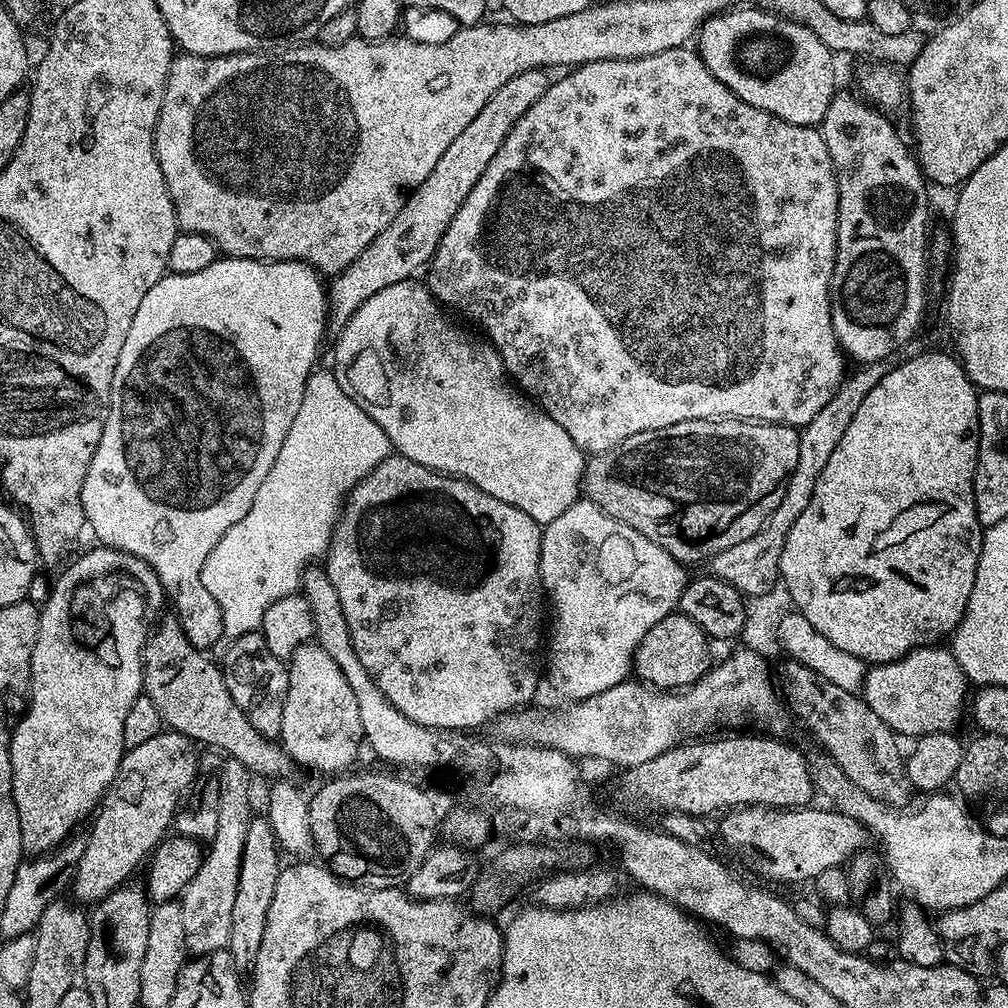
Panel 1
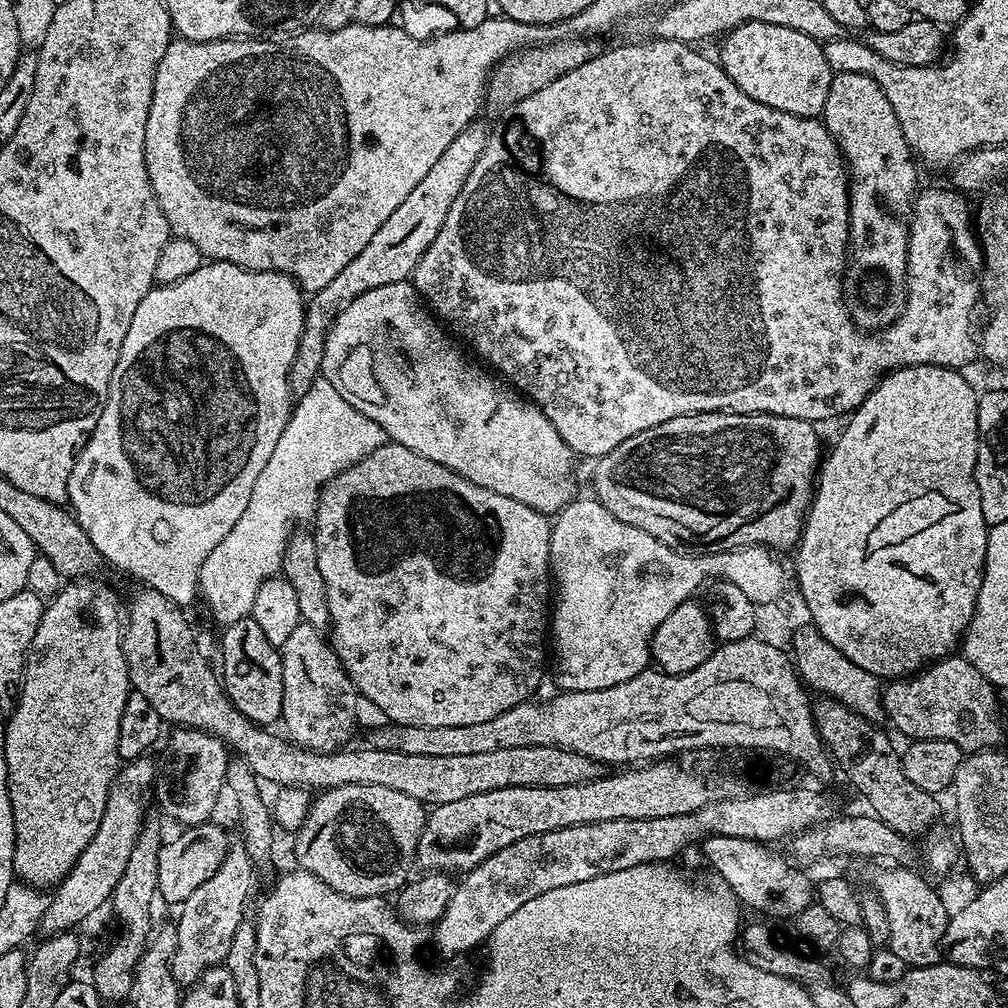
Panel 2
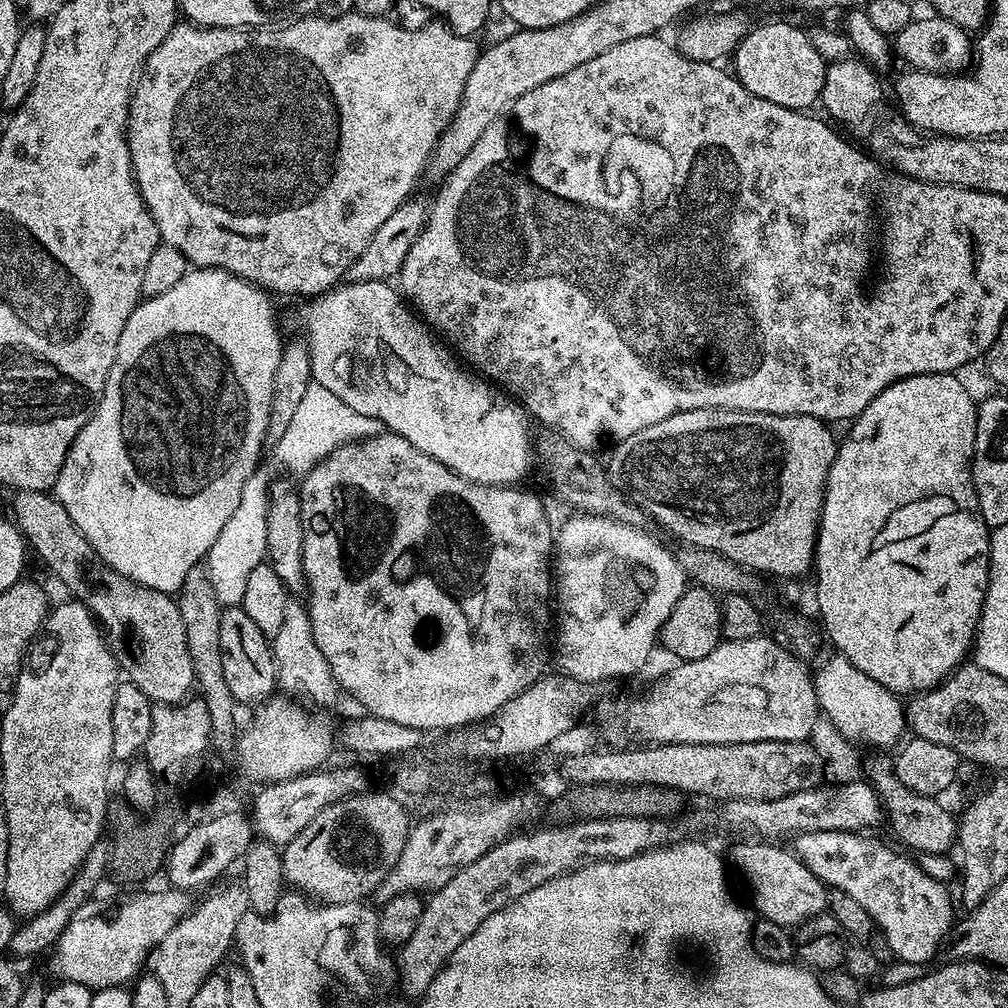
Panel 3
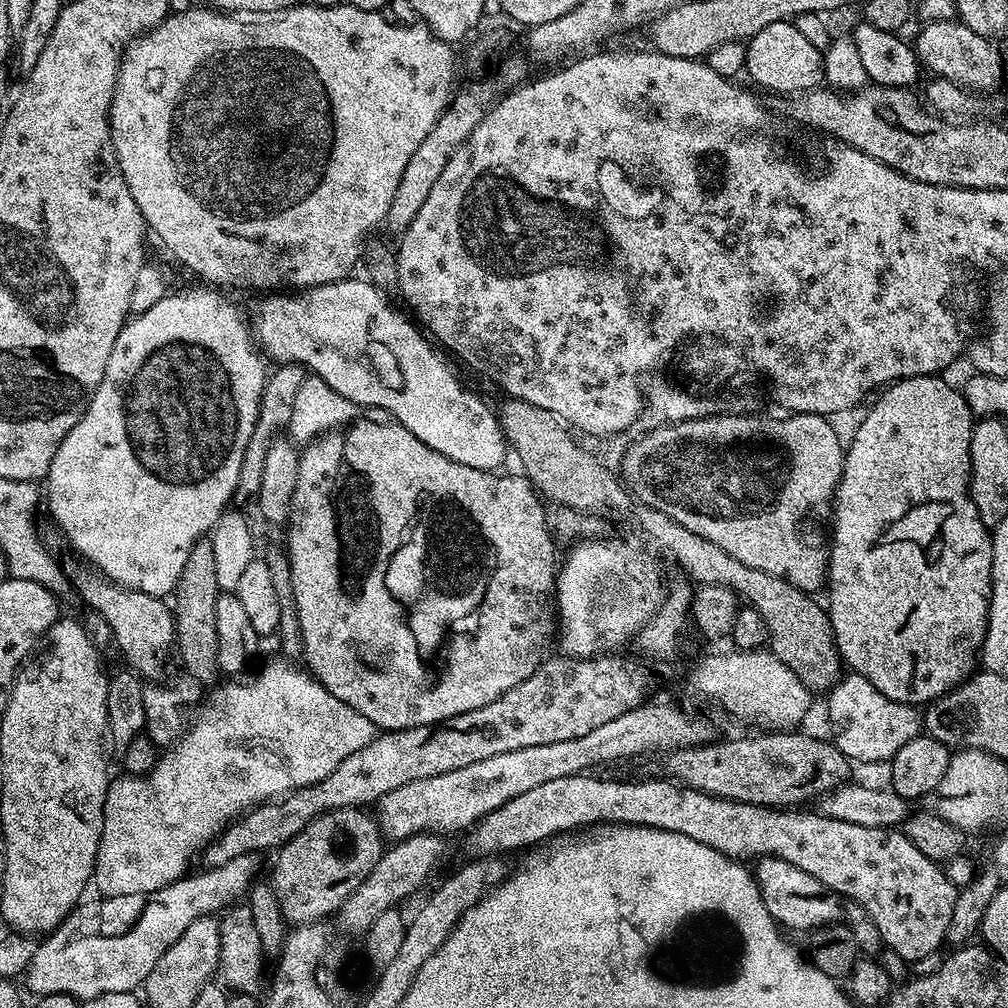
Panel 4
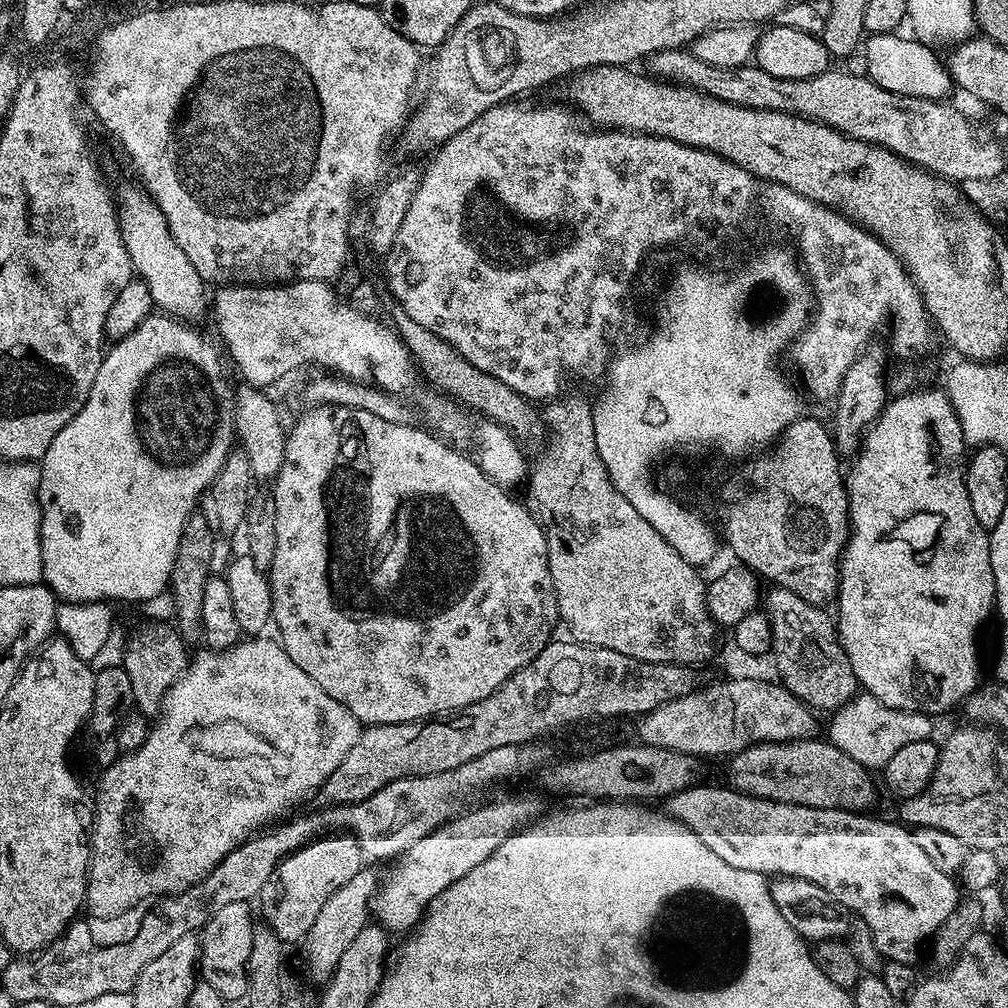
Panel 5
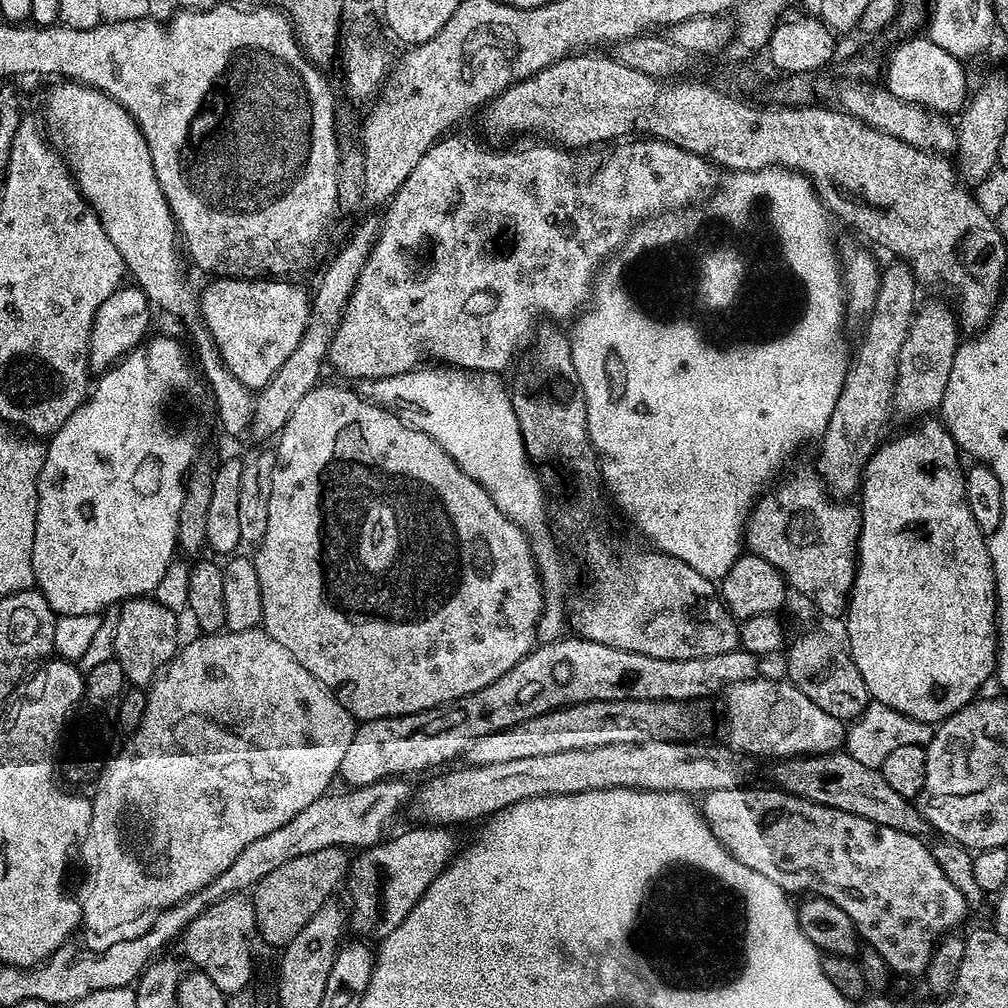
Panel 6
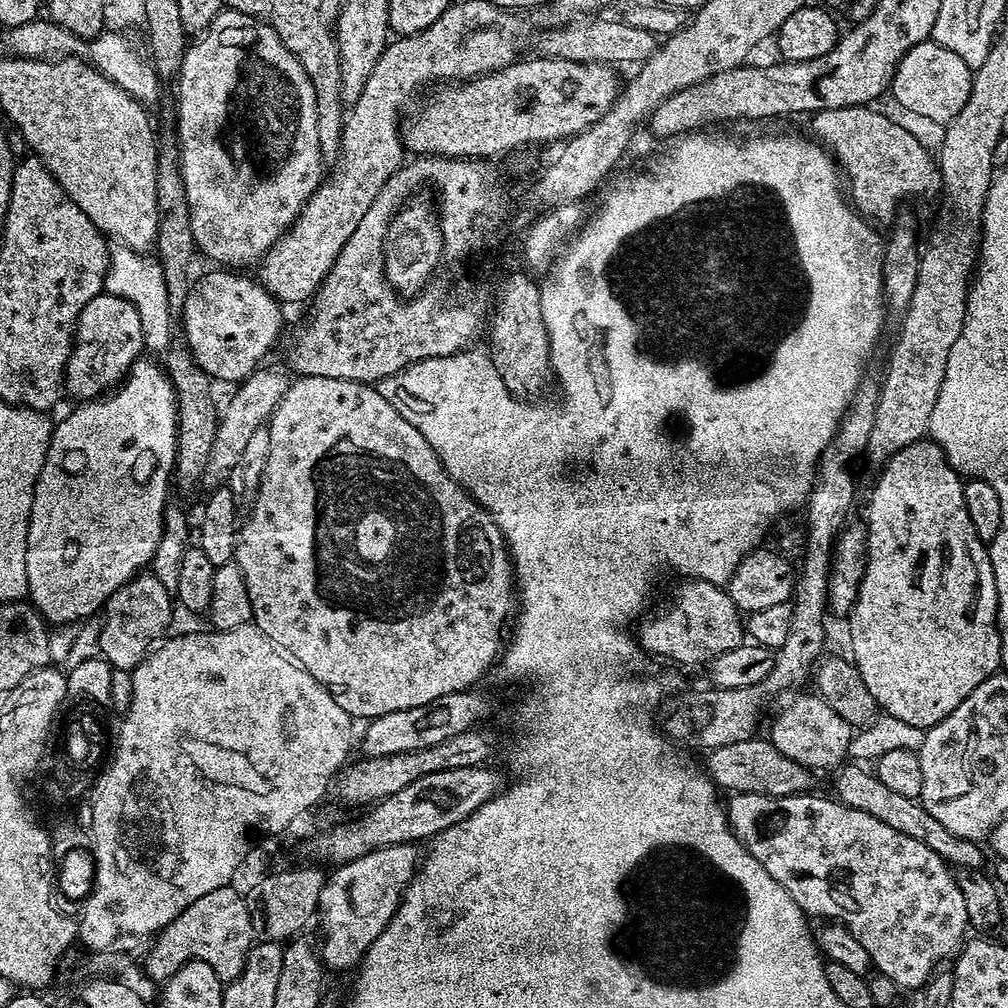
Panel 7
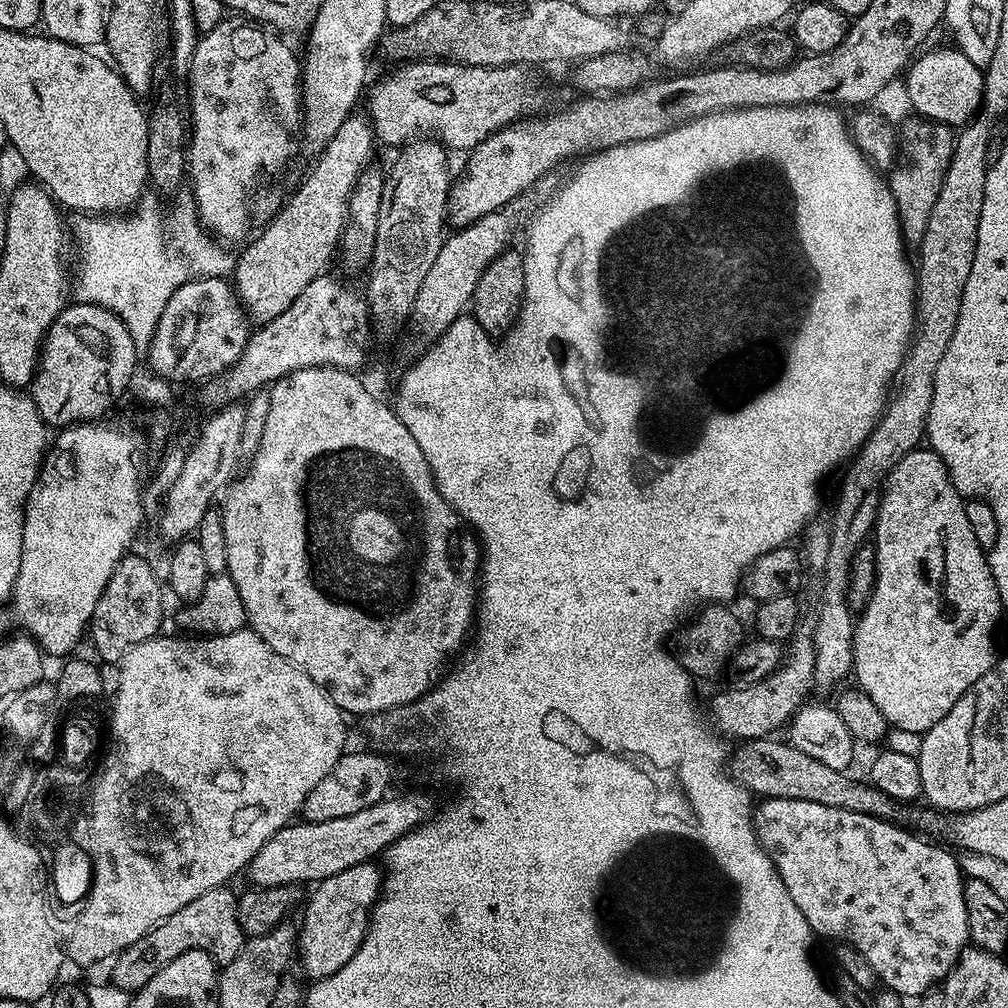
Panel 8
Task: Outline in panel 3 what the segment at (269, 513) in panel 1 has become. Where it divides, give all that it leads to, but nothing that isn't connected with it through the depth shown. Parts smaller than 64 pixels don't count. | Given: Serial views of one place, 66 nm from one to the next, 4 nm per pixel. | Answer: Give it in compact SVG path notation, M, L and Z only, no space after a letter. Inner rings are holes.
M312 383L306 386L306 394L299 404L294 418L290 418L290 426L286 426L286 434L275 441L276 464L288 472L303 474L309 472L315 464L321 464L334 450L343 444L368 440L385 431L384 423L378 418L370 418L366 414L358 414L358 410L350 410L338 394L326 390L326 386ZM263 483L255 484L245 487L238 510L234 510L228 527L222 530L222 534L218 534L218 542L214 542L206 557L209 580L213 583L214 593L221 606L243 605L250 572L261 564L268 550L266 538L268 494Z

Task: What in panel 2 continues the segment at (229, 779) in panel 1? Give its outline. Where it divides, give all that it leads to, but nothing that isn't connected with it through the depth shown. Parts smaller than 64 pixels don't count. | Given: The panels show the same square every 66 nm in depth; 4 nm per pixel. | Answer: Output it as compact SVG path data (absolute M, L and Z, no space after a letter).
M233 843L209 880L202 882L202 886L198 886L194 894L190 894L190 898L179 905L180 917L174 920L177 945L174 946L171 966L173 977L180 986L193 984L206 969L225 963L234 932L246 918L244 903L252 888L252 878L254 869L243 843Z

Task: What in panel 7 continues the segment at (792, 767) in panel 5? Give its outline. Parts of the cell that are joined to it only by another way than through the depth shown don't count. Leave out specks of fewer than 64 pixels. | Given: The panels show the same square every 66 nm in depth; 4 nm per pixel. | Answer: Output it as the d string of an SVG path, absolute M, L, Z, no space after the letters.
M858 764L852 765L854 766L843 765L835 773L837 776L834 780L835 792L833 793L841 804L848 805L852 809L862 810L864 813L878 818L879 821L886 822L894 830L917 839L918 842L922 842L924 846L929 847L939 857L942 857L945 863L951 867L979 871L984 866L984 854L981 850L983 847L977 841L958 838L951 834L942 822L931 817L917 799L906 799L902 794L887 789L871 771L866 772L862 769L865 767Z

